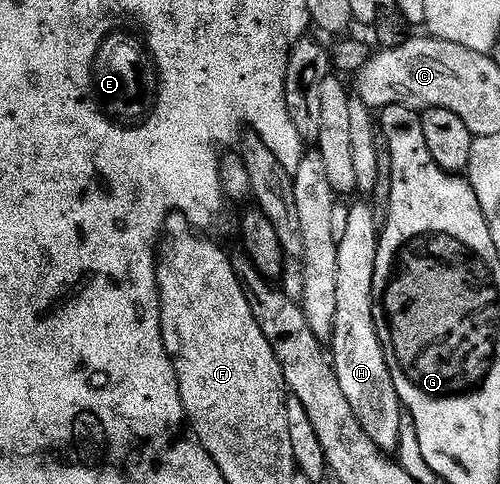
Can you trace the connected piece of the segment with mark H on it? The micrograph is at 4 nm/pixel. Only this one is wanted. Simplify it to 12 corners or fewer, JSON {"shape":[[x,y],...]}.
{"shape":[[351,204],[337,235],[331,366],[380,451],[403,408],[373,320],[378,234]]}

